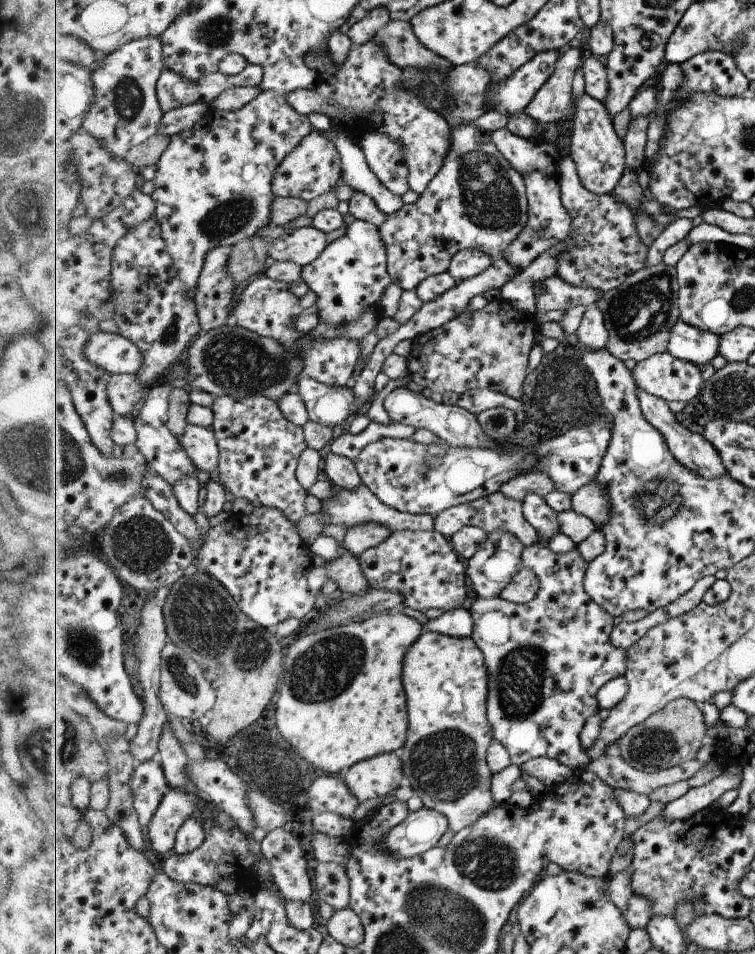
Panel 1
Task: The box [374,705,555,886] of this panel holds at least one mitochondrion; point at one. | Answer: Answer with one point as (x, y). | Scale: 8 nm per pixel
(446, 762)

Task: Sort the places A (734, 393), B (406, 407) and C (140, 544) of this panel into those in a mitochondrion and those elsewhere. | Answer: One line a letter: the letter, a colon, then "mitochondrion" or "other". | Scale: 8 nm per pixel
A: mitochondrion
B: other
C: mitochondrion

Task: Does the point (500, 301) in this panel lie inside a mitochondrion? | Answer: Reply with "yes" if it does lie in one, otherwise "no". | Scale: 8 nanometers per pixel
no

